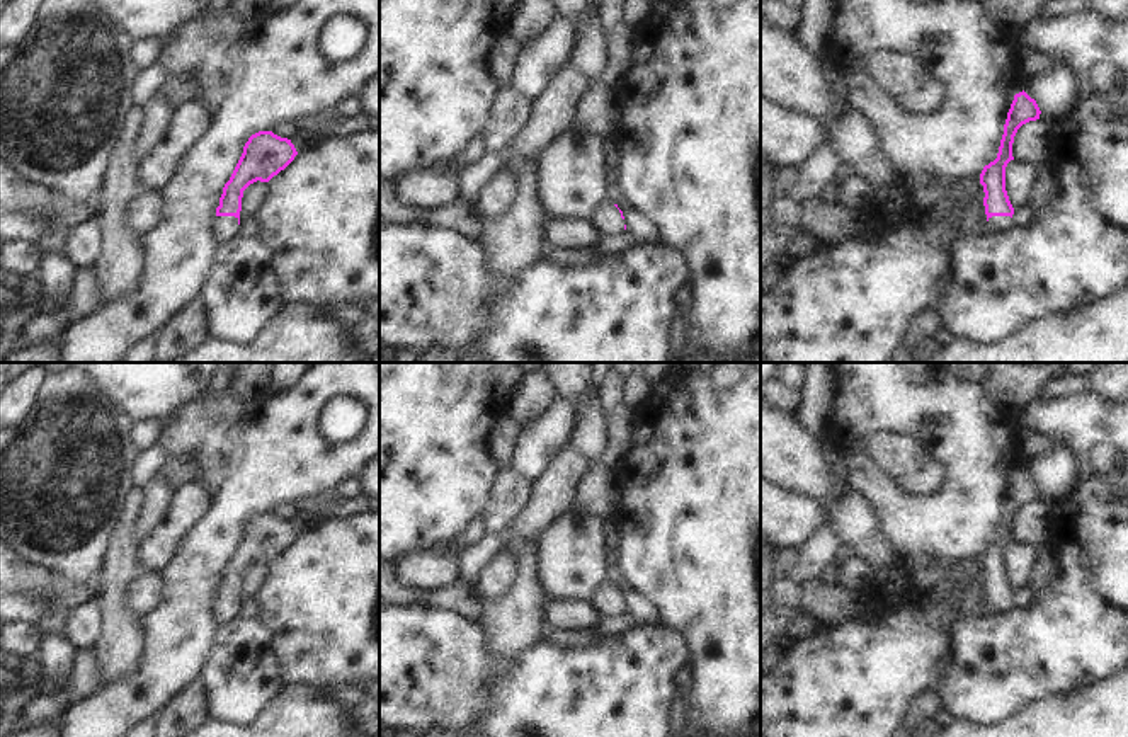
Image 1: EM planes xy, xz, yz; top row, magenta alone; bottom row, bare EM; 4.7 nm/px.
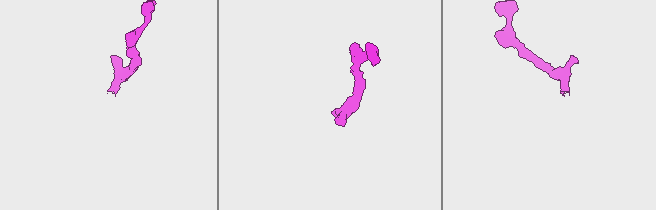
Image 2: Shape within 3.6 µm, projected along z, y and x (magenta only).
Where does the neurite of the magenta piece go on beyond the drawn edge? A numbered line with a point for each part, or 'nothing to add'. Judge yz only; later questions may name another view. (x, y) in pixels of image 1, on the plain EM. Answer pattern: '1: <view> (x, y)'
1: yz (996, 605)

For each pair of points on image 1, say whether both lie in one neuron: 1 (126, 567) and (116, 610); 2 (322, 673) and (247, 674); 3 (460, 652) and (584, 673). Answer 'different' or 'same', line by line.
1: same
2: different
3: same

